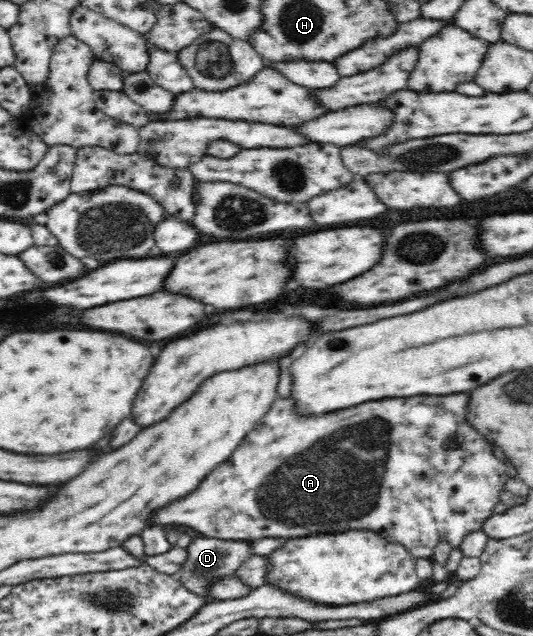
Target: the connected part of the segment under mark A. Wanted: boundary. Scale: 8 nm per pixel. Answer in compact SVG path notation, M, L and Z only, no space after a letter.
M466 393L368 401L352 409L310 417L298 415L292 399L278 399L234 455L214 469L190 497L158 511L152 525L184 525L206 537L242 541L371 529L402 544L415 559L430 559L438 541L446 539L458 548L466 534L482 529L511 473L508 462L498 459L492 445L468 423Z

